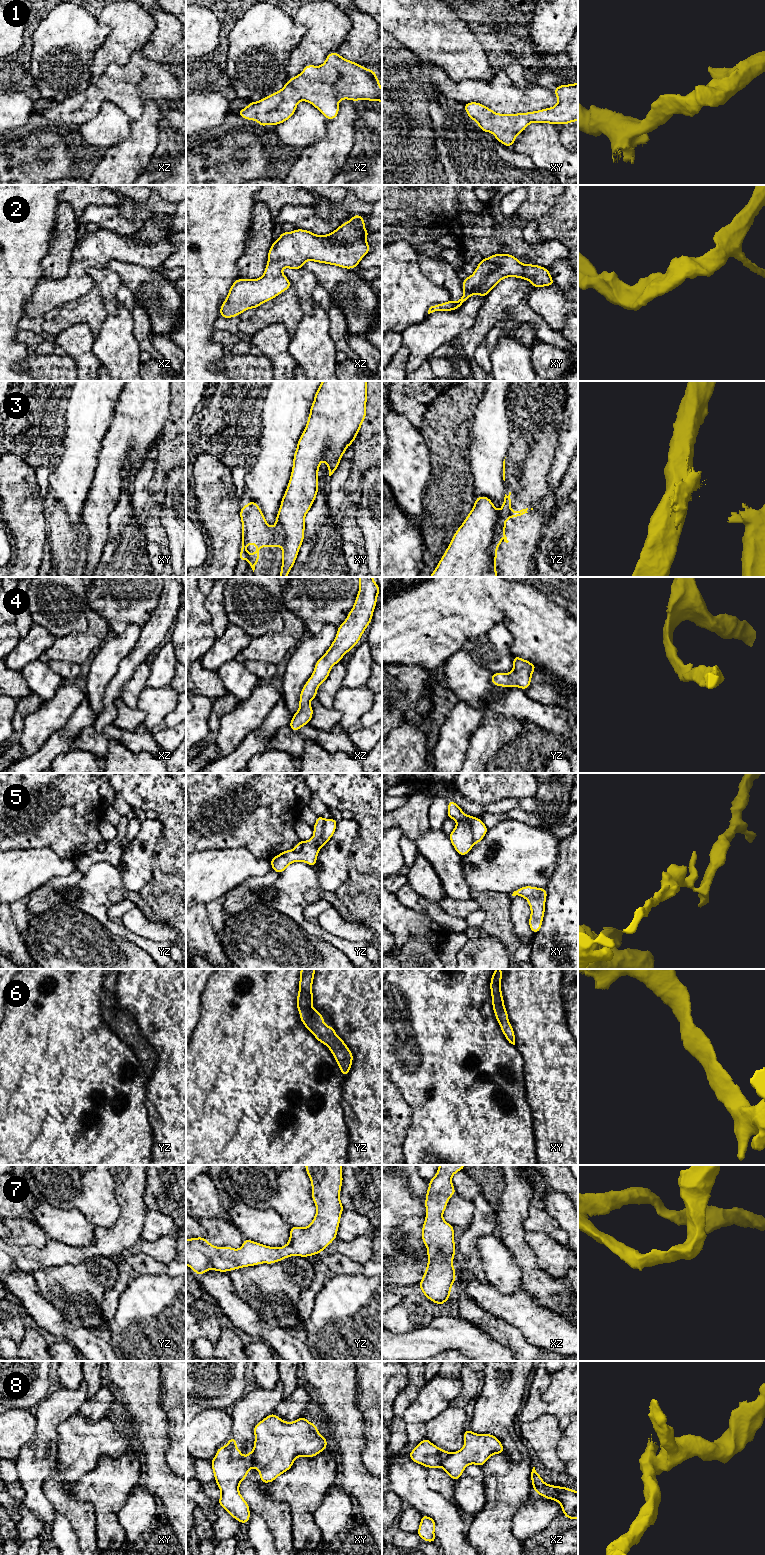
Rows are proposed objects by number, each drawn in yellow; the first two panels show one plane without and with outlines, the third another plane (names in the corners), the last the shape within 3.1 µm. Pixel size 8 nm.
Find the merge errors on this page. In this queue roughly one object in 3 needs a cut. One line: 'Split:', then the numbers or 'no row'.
Split: 3, 5, 8

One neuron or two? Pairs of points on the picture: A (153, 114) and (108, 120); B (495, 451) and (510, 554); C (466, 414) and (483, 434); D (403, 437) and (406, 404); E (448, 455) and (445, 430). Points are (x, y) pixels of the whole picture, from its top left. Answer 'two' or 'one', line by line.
A: two
B: two
C: two
D: two
E: one

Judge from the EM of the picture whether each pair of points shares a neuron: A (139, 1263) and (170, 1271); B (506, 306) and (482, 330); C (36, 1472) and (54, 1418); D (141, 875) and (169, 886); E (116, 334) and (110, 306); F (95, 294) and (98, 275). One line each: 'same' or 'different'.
A: same
B: same
C: same
D: different
E: different
F: different

